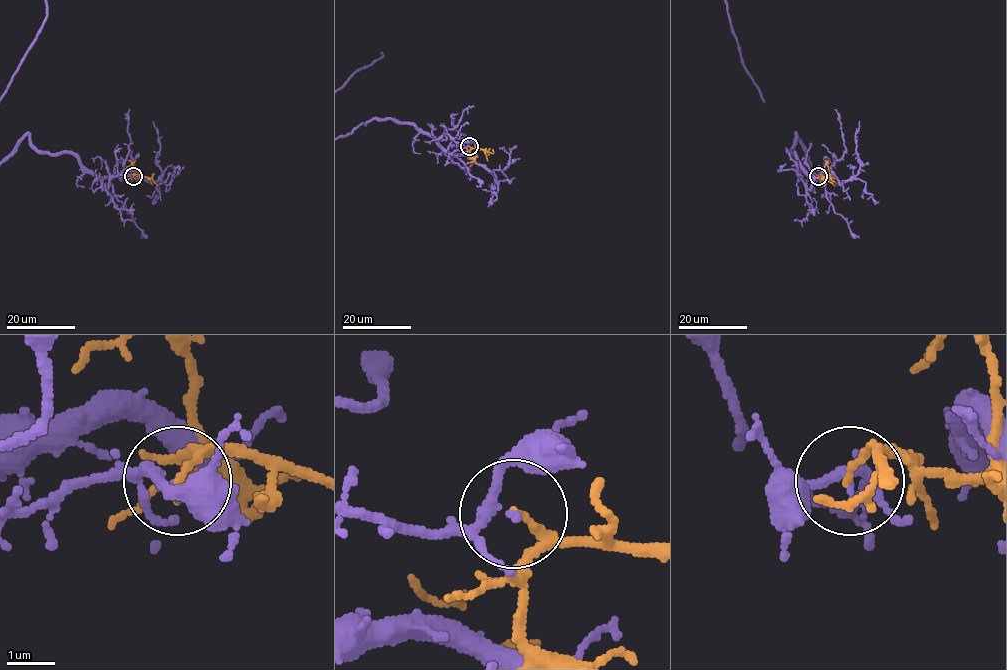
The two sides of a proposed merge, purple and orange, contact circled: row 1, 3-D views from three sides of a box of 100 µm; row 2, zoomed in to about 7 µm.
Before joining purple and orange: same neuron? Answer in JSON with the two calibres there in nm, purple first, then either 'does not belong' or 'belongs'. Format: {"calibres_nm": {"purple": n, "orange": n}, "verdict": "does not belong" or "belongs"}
{"calibres_nm": {"purple": 180, "orange": 110}, "verdict": "does not belong"}

